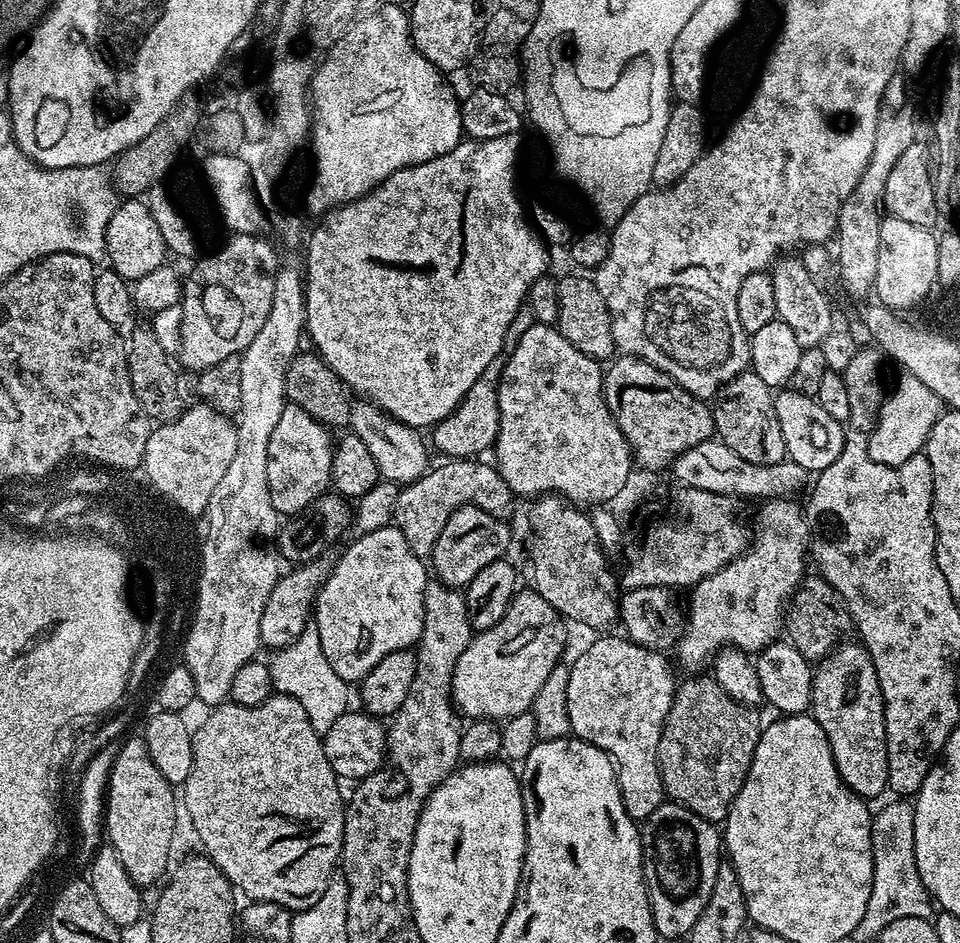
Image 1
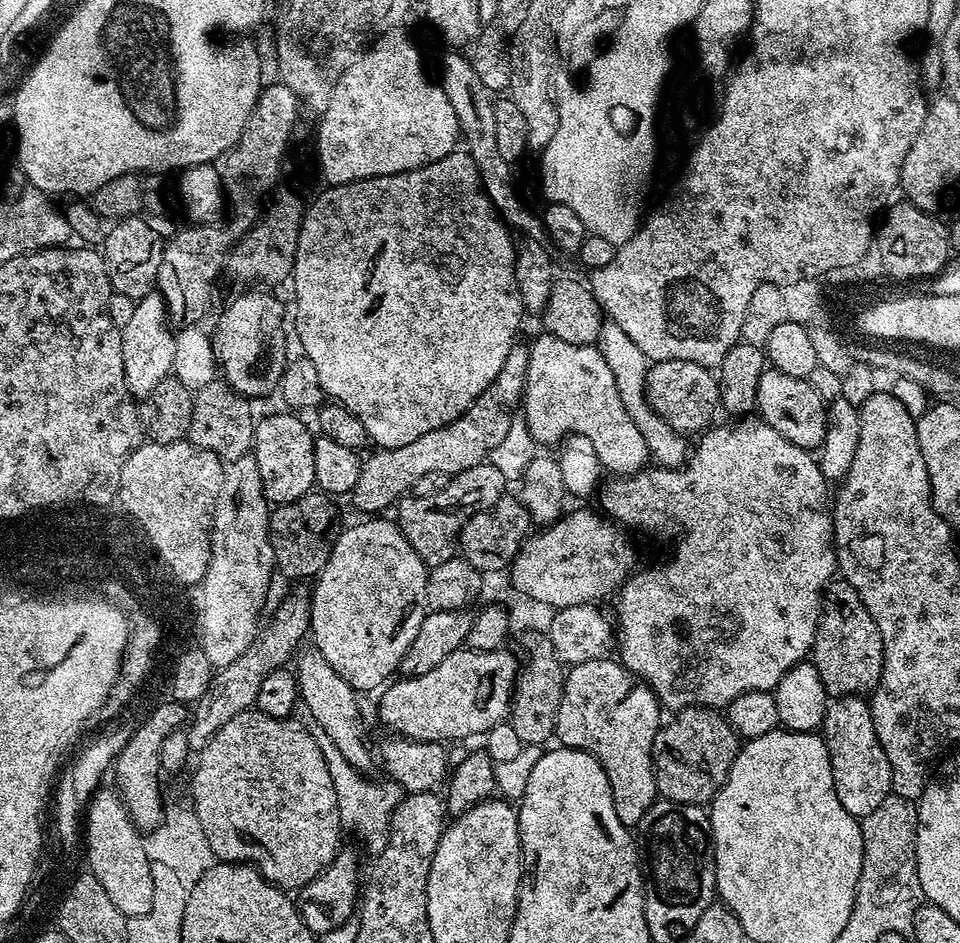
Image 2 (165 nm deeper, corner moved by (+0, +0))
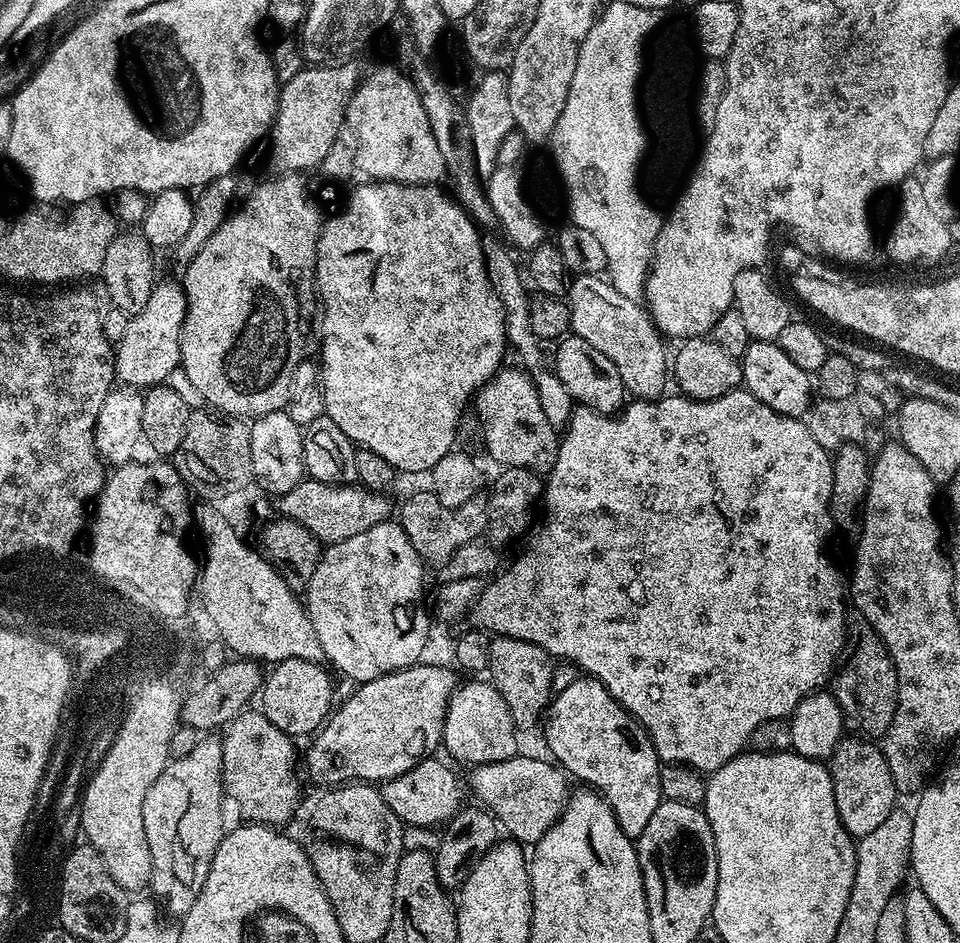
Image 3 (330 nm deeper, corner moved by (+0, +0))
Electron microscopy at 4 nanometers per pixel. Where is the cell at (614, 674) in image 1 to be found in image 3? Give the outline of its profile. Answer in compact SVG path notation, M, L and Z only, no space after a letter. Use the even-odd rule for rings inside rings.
M578 678L561 692L555 693L546 712L544 740L548 743L547 755L573 781L581 780L581 785L595 790L603 796L610 806L622 834L639 838L642 830L646 830L646 822L654 815L654 810L662 803L660 794L661 760L656 756L654 746L650 742L648 732L633 718L627 710L617 702L602 682L591 678Z

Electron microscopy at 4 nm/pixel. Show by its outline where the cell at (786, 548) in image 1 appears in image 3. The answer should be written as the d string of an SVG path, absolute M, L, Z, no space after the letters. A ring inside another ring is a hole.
M743 387L713 400L668 395L633 399L615 414L573 407L560 436L558 458L542 484L544 521L541 524L539 521L527 533L528 545L524 553L504 573L501 571L493 584L491 581L485 587L472 606L470 621L473 629L483 630L493 637L509 636L534 643L550 657L575 665L585 677L602 682L613 698L647 730L661 762L711 774L748 748L750 734L754 734L762 722L791 717L798 702L823 689L837 667L840 643L846 640L846 584L840 581L840 572L828 549L834 535L831 518L833 457L829 449L814 440L803 419L770 410L766 402L758 402L758 398Z

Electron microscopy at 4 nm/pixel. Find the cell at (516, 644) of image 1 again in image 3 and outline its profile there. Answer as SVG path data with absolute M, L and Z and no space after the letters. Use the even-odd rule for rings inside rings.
M421 662L353 687L356 689L349 694L348 700L341 704L339 701L338 707L324 721L320 731L315 733L308 753L305 756L303 753L302 764L308 767L309 778L323 786L345 785L351 780L383 782L406 774L406 770L410 770L419 760L431 757L435 753L432 751L441 747L448 700L458 687L457 673L449 668Z

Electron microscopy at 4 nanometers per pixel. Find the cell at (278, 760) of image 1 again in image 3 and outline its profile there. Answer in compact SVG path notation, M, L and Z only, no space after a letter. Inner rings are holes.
M245 710L223 729L220 745L222 746L222 770L224 771L224 791L229 797L236 796L240 803L240 812L245 821L253 824L284 826L296 812L300 804L300 780L296 777L298 768L297 741L287 736L270 718L266 718L259 710Z

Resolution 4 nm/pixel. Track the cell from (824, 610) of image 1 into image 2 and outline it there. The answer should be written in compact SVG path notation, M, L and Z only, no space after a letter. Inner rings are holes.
M830 600L823 605L820 613L810 662L818 670L818 674L822 674L822 682L829 697L871 694L880 685L884 669L884 643L878 622L874 622L860 600Z

